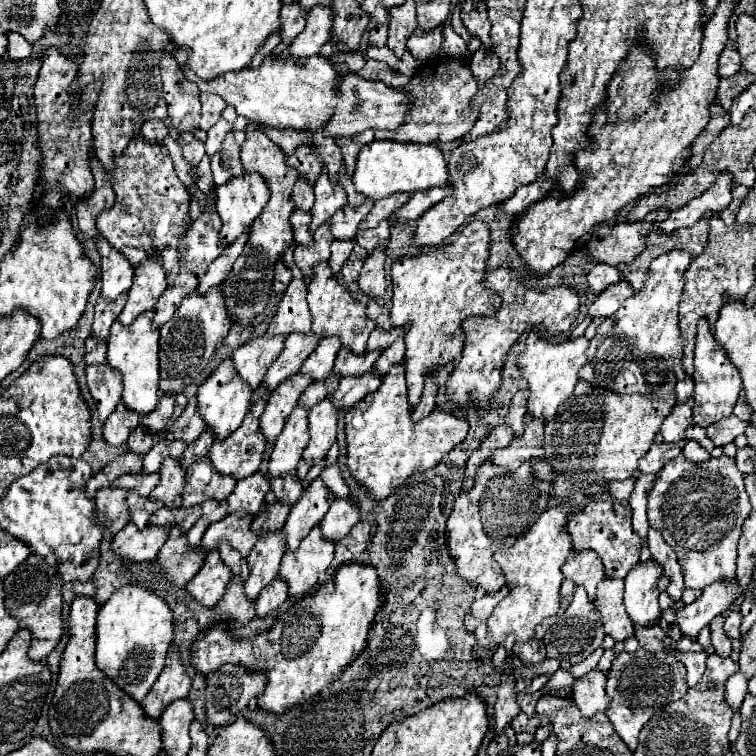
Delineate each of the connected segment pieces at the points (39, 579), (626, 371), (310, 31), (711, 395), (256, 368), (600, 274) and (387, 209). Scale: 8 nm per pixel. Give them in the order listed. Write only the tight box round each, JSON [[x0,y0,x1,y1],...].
[[5,553,63,661],[579,251,693,397],[289,5,333,59],[693,319,741,427],[233,335,285,389],[587,263,621,293],[359,195,411,229]]

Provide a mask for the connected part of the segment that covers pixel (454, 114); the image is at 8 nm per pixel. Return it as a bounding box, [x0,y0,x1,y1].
[375,57,479,143]

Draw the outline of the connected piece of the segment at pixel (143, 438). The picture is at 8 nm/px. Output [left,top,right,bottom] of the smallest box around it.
[127,423,155,455]

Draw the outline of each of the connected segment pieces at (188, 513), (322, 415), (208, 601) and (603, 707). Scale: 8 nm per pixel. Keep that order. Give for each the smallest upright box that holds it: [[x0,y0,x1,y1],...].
[[171,505,201,531],[303,397,339,463],[187,551,231,607],[573,669,611,717]]

